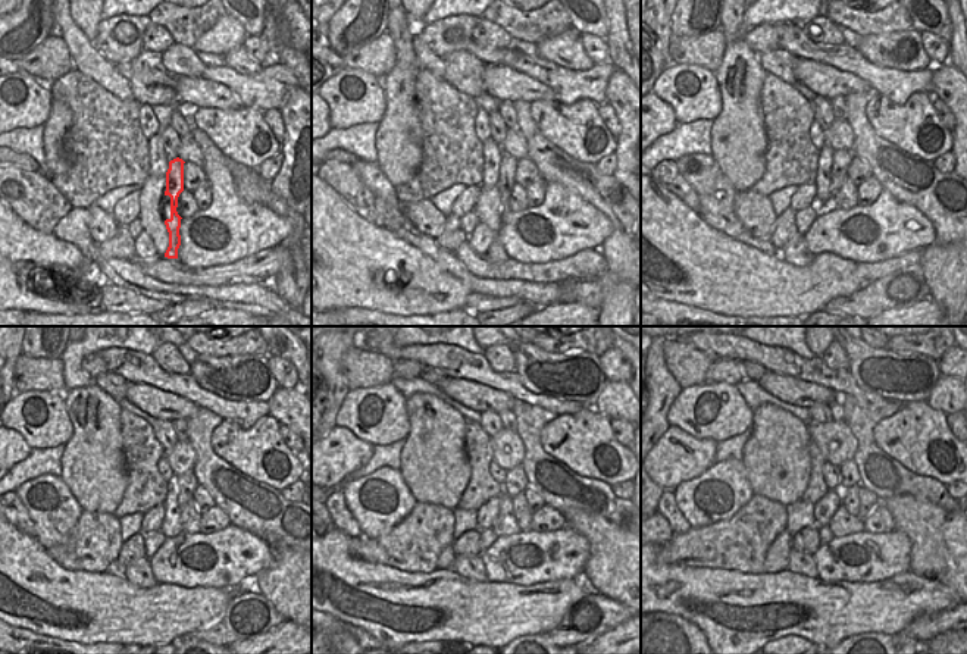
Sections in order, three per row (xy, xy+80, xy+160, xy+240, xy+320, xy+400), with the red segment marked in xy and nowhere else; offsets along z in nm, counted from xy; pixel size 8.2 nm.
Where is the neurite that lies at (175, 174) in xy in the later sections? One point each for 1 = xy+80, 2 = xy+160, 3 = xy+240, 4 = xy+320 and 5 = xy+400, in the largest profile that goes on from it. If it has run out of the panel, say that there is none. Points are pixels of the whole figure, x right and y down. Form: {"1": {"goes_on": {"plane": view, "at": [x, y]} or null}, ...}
{"1": {"goes_on": {"plane": "xy+80", "at": [507, 168]}}, "2": {"goes_on": {"plane": "xy+160", "at": [841, 159]}}, "3": {"goes_on": {"plane": "xy+240", "at": [185, 484]}}, "4": {"goes_on": {"plane": "xy+320", "at": [516, 481]}}, "5": {"goes_on": {"plane": "xy+400", "at": [850, 476]}}}

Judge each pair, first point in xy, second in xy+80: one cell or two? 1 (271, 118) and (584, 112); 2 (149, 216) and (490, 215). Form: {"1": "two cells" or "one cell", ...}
{"1": "two cells", "2": "one cell"}

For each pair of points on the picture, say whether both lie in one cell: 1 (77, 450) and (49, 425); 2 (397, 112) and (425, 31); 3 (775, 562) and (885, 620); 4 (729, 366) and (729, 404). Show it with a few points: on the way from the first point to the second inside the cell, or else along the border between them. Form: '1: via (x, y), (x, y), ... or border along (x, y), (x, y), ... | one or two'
1: border along (66, 409), (71, 423), (71, 440), (65, 446) | two
2: border along (419, 25), (415, 34) | two
3: border along (785, 569), (772, 573), (764, 572) | two
4: border along (704, 382), (731, 382), (735, 387) | two

